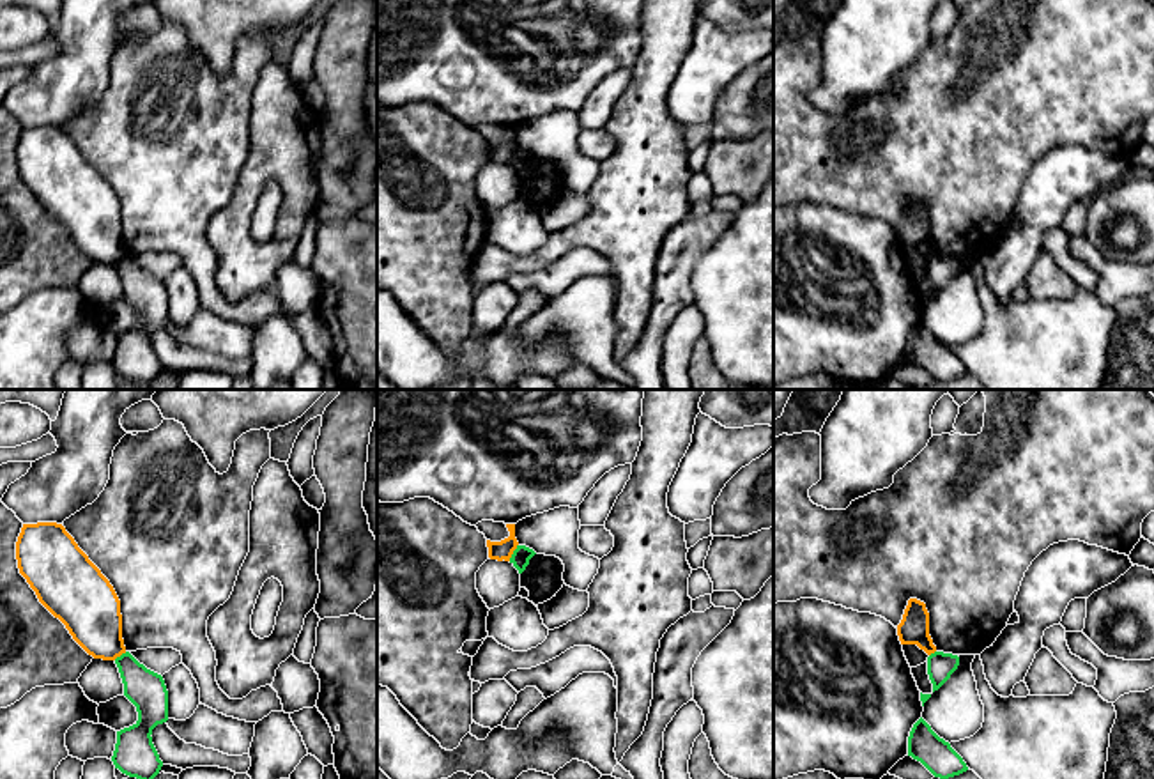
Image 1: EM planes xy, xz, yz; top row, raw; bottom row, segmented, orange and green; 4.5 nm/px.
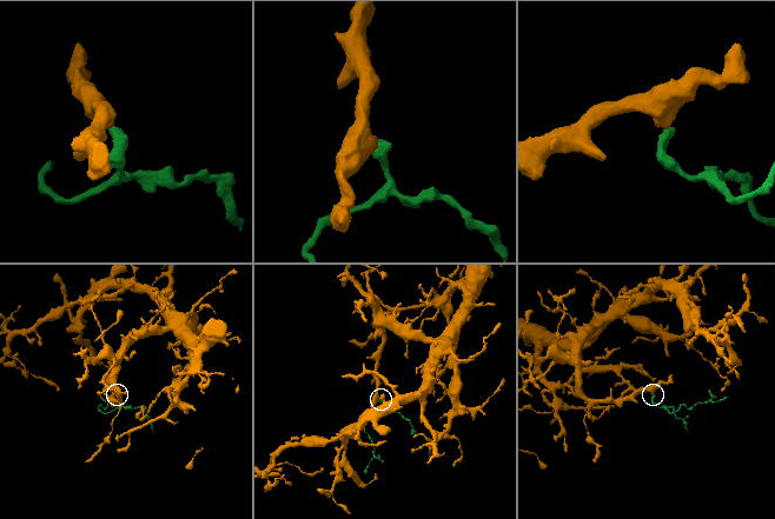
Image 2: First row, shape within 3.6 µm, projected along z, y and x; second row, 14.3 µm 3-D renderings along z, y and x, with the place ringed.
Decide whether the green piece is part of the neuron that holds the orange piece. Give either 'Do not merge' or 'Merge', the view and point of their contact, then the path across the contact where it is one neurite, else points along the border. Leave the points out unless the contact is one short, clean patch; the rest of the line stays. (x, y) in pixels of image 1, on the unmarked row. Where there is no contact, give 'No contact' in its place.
Do not merge. Touches orange at xz (512, 156). Boundary: xz (517, 147), (508, 163)

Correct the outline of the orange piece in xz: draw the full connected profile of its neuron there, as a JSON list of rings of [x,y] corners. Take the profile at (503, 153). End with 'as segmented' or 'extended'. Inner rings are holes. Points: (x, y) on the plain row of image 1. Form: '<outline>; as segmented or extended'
[[[506,127],[510,140],[501,145],[487,143],[489,161],[497,165],[510,165],[513,154],[517,152],[519,145],[515,142],[515,127]]]; as segmented

